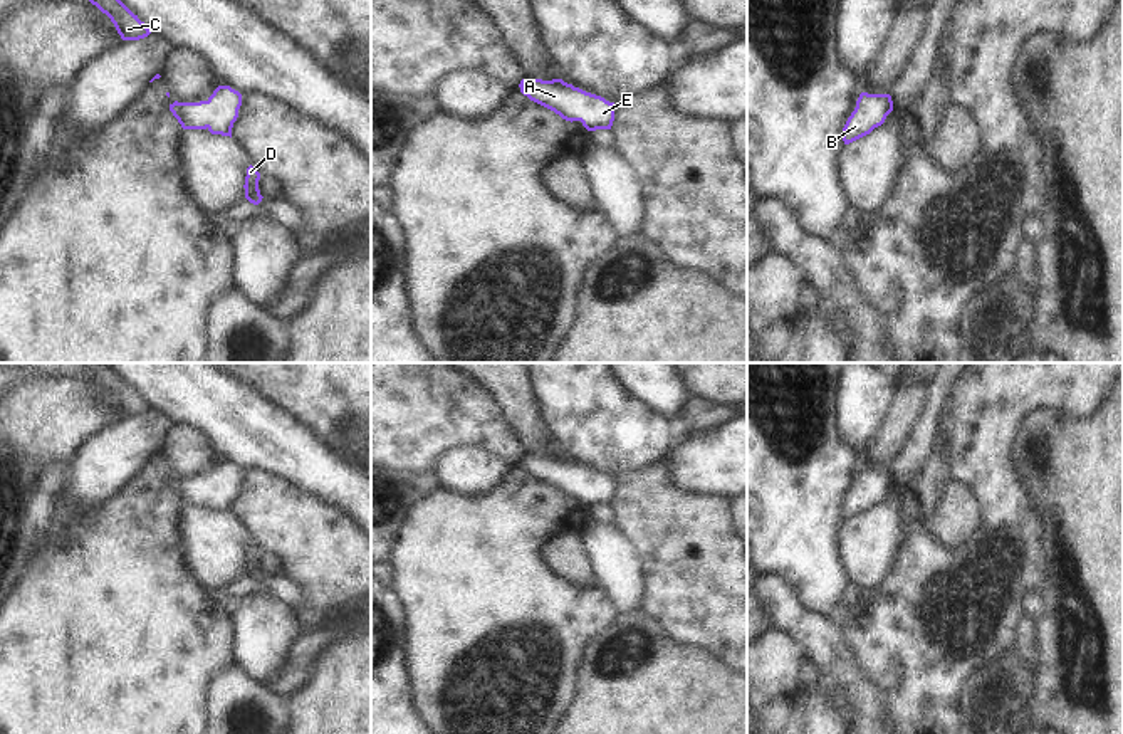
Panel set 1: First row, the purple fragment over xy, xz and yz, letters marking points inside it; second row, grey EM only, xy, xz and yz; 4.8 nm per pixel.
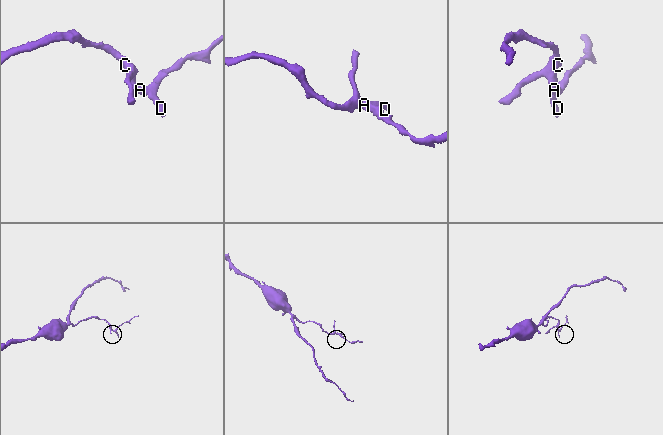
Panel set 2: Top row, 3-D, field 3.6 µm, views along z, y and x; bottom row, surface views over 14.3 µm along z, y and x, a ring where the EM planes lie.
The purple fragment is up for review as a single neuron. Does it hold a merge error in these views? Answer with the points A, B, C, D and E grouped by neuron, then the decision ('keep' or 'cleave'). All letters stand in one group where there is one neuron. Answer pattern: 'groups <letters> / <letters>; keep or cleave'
groups A B C D E; keep

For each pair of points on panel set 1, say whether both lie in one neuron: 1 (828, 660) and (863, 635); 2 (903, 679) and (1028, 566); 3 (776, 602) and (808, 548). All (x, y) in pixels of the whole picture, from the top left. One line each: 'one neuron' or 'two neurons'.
1: two neurons
2: one neuron
3: two neurons

